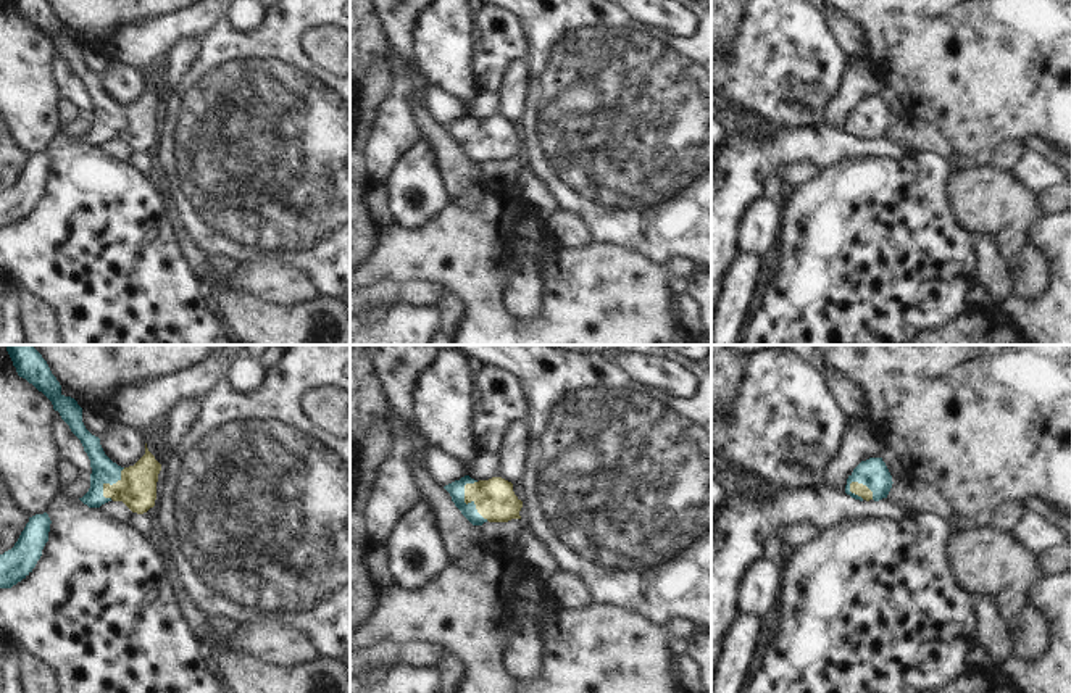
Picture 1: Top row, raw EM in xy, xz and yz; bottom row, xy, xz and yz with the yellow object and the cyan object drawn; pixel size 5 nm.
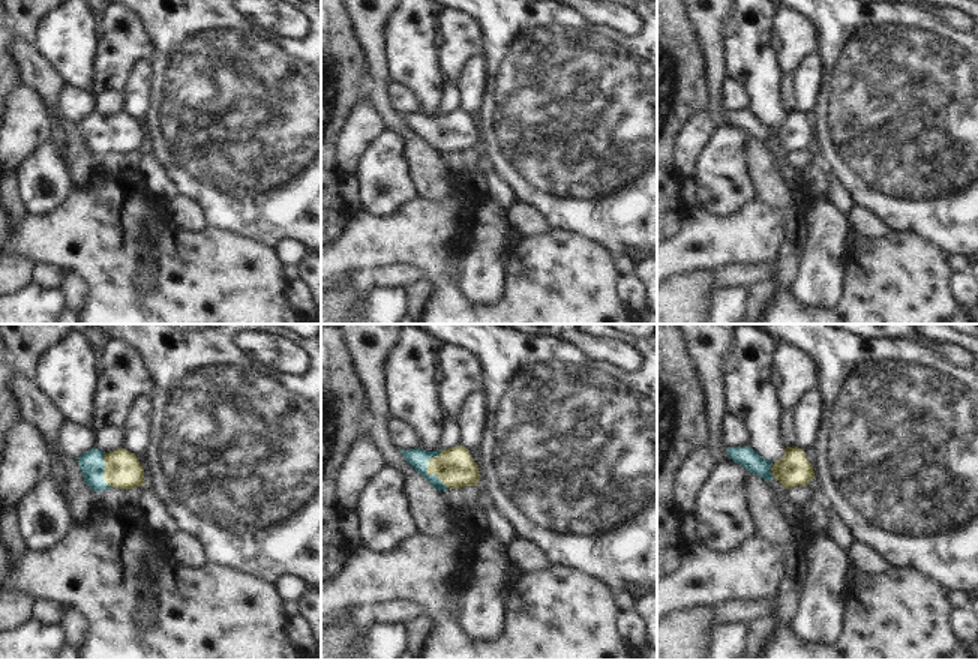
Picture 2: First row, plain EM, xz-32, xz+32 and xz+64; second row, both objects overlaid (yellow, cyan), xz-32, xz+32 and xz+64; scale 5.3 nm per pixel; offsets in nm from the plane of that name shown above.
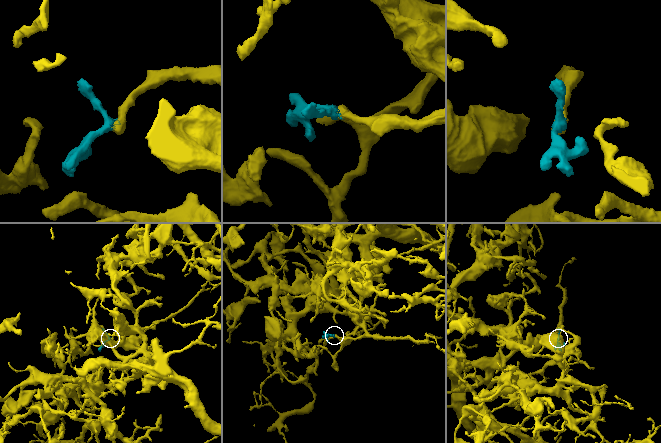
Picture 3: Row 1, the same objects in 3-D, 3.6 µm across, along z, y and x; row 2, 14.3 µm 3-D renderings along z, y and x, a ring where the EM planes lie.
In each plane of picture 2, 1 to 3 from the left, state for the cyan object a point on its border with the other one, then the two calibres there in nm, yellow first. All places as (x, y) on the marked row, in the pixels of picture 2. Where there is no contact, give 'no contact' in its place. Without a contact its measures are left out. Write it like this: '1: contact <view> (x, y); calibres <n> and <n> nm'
1: contact xz-32 (104, 471); calibres 190 and 130 nm
2: contact xz+32 (428, 471); calibres 200 and 110 nm
3: no contact

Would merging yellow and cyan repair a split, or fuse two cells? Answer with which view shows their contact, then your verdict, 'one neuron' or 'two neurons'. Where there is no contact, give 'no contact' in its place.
contact in xz; one neuron

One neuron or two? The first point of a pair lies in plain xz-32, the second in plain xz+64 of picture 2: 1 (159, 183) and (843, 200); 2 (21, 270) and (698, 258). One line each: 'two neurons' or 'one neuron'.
1: one neuron
2: two neurons

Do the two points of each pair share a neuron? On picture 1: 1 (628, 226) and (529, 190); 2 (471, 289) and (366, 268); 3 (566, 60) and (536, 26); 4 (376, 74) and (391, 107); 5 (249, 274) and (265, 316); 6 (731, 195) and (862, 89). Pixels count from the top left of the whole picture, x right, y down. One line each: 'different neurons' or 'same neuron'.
1: different neurons
2: same neuron
3: same neuron
4: different neurons
5: different neurons
6: different neurons

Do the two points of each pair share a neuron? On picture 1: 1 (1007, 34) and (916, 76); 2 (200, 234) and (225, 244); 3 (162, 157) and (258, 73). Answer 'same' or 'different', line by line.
1: same
2: same
3: same

